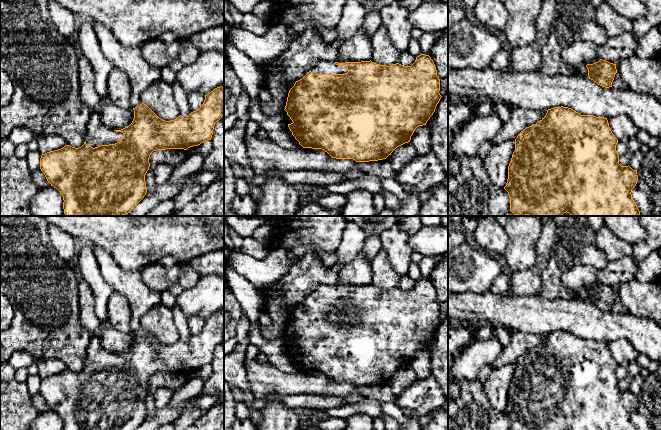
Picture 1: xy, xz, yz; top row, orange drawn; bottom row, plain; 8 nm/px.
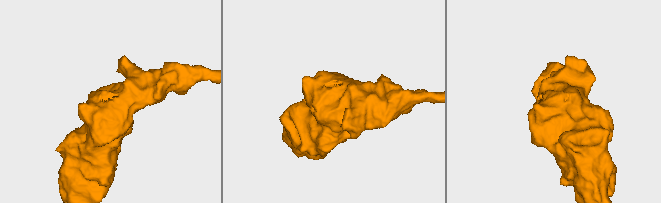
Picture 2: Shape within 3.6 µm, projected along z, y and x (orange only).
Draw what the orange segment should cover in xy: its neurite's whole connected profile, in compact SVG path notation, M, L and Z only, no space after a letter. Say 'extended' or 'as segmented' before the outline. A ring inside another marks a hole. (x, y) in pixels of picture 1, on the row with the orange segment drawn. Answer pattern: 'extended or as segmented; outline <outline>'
extended; outline M220 86L205 95L202 106L190 113L187 118L178 116L174 120L165 121L159 118L143 102L133 108L132 123L121 130L105 127L98 109L91 112L87 125L87 138L84 144L75 148L65 145L63 148L41 155L40 169L47 181L63 196L65 216L124 216L144 198L147 193L145 175L149 170L149 158L153 151L166 149L184 149L198 146L211 140L215 123L224 115L224 87Z

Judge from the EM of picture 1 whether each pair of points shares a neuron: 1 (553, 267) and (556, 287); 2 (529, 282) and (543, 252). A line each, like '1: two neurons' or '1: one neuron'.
1: one neuron
2: one neuron

